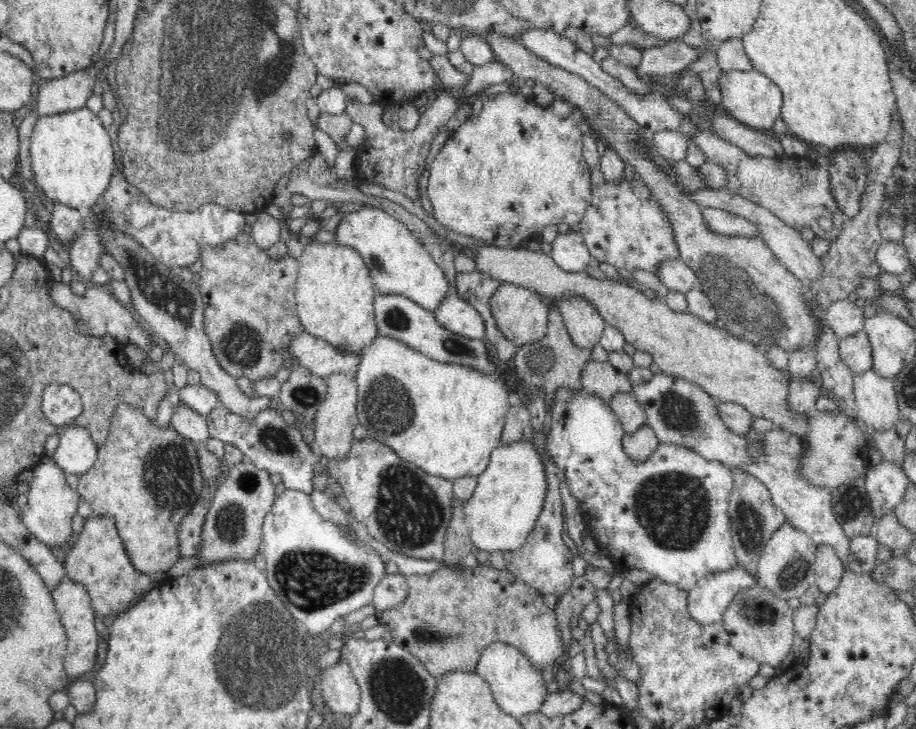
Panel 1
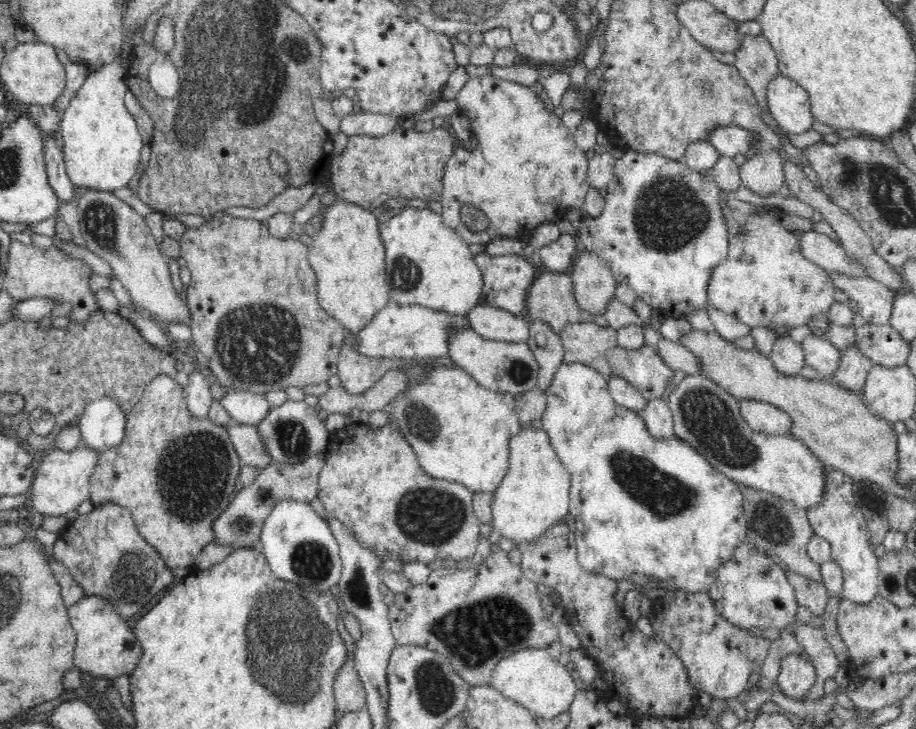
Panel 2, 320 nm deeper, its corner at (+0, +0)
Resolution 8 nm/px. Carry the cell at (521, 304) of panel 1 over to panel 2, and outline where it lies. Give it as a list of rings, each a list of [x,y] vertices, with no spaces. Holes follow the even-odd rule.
[[[568,272],[543,273],[534,279],[526,294],[525,316],[540,319],[560,334],[568,323],[598,322],[598,315],[580,309]]]

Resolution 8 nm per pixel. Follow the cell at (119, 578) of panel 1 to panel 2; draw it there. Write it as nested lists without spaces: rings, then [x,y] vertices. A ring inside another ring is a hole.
[[[114,502],[98,504],[89,513],[81,514],[69,521],[58,536],[59,538],[47,552],[69,569],[86,595],[105,598],[127,621],[136,618],[136,614],[140,614],[144,606],[160,590],[167,589],[167,586],[174,580],[173,569],[166,566],[160,553],[139,534],[131,511]]]

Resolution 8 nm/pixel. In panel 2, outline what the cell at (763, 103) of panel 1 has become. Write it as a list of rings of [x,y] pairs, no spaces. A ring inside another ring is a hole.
[[[776,76],[768,84],[768,109],[786,133],[800,134],[814,124],[810,111],[810,95],[804,87],[786,76]]]

